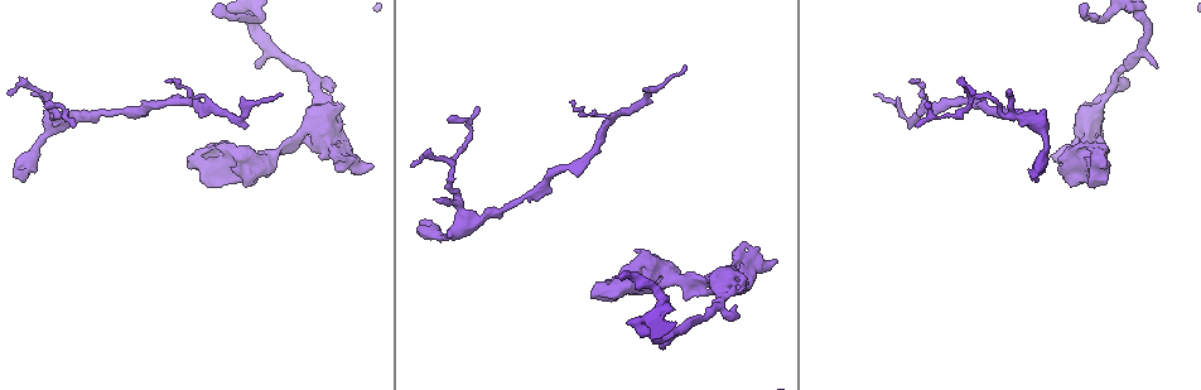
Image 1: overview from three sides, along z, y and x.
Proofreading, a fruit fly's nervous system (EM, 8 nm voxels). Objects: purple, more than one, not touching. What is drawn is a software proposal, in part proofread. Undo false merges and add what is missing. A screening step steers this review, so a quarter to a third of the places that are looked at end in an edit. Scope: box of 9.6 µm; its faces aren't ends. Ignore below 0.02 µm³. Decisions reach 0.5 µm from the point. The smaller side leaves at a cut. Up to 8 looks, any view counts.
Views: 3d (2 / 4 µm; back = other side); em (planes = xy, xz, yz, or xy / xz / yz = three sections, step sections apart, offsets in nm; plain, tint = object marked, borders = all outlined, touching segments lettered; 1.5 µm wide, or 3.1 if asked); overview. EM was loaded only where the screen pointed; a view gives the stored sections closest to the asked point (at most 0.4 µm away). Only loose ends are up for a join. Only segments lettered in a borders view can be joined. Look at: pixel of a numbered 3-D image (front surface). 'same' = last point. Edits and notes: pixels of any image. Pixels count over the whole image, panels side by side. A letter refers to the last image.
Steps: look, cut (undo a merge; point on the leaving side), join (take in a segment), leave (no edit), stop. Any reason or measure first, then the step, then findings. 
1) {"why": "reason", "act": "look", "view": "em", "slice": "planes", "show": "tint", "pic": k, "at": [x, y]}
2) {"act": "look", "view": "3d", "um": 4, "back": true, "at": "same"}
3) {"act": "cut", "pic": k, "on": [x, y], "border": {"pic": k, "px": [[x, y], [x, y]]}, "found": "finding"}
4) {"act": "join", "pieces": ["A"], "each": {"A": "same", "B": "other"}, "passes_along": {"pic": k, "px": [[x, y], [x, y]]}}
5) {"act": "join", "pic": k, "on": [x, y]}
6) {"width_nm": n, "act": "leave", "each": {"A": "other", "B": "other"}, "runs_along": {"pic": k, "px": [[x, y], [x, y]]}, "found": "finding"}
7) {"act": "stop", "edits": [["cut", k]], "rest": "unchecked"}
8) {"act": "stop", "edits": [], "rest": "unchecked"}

{"why": "free end", "act": "look", "view": "em", "slice": "planes", "show": "borders", "pic": 1, "at": [20, 180]}

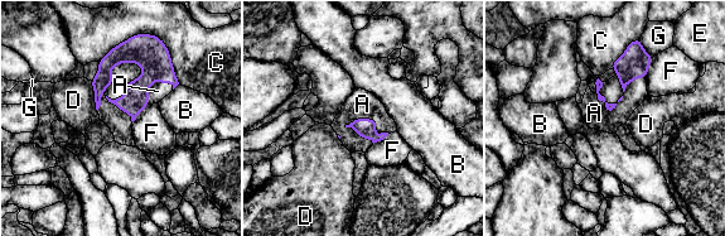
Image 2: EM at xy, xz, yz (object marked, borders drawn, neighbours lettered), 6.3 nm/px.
{"act": "join", "pic": 2, "on": [362, 104], "each": {"A": "same", "B": "other", "C": "other", "D": "other", "E": "other", "F": "other", "G": "other"}, "passes_along": {"pic": 2, "px": [[366, 128], [375, 120], [362, 104]]}, "found": "it goes on there"}

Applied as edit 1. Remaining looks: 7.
{"why": "a narrow waist", "act": "look", "view": "em", "slice": "planes", "show": "tint", "pic": 1, "at": [515, 201]}

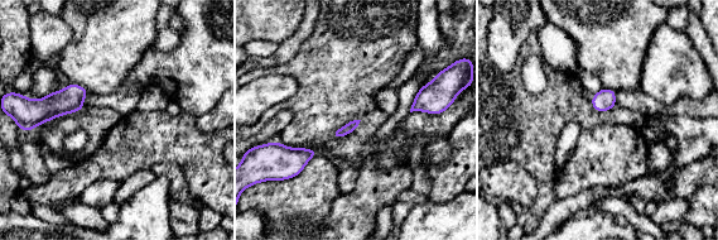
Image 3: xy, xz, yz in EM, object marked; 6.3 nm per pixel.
{"why": "see the neighbours", "act": "look", "view": "em", "slice": "planes", "show": "borders", "at": "same"}

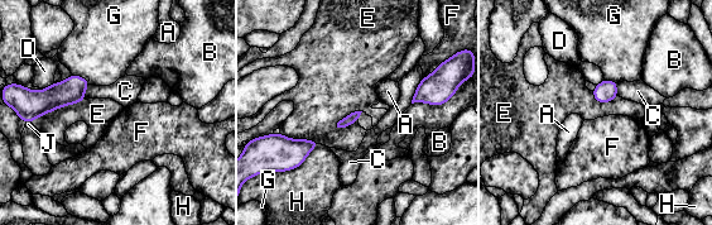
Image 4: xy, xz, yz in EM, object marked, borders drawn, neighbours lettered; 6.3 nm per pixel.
{"act": "leave", "each": {"A": "other", "B": "other", "C": "other", "D": "other", "E": "other", "F": "other", "G": "other", "H": "other", "J": "other"}, "border": {"pic": 4, "px": [[361, 110], [349, 113], [332, 128]]}, "found": "one cell here"}

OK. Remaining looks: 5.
{"why": "thin end", "act": "look", "view": "em", "slice": "xz", "step": 8, "show": "tint", "pic": 1, "at": [475, 108]}

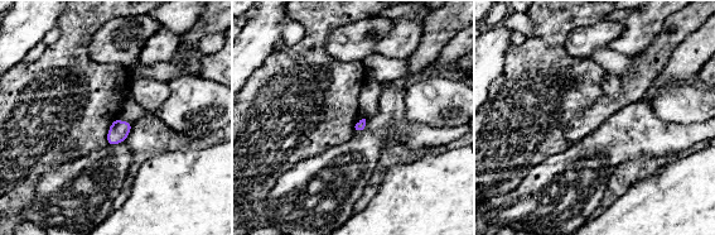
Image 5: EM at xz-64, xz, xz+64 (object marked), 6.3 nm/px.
{"act": "look", "view": "em", "slice": "xz", "step": 8, "show": "borders", "at": "same"}

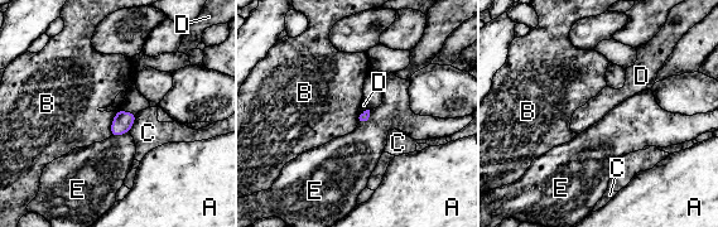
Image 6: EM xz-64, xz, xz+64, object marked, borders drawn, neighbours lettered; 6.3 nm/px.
{"longest_contact_nm": ["B", 170], "act": "leave", "each": {"A": "other", "B": "other", "C": "other", "D": "other", "E": "other"}, "border": {"pic": 6, "px": [[117, 111], [111, 124], [110, 135]]}, "found": "none of them fits"}

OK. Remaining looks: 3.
{"act": "stop", "edits": [["join", 2]], "rest": "unchecked"}

